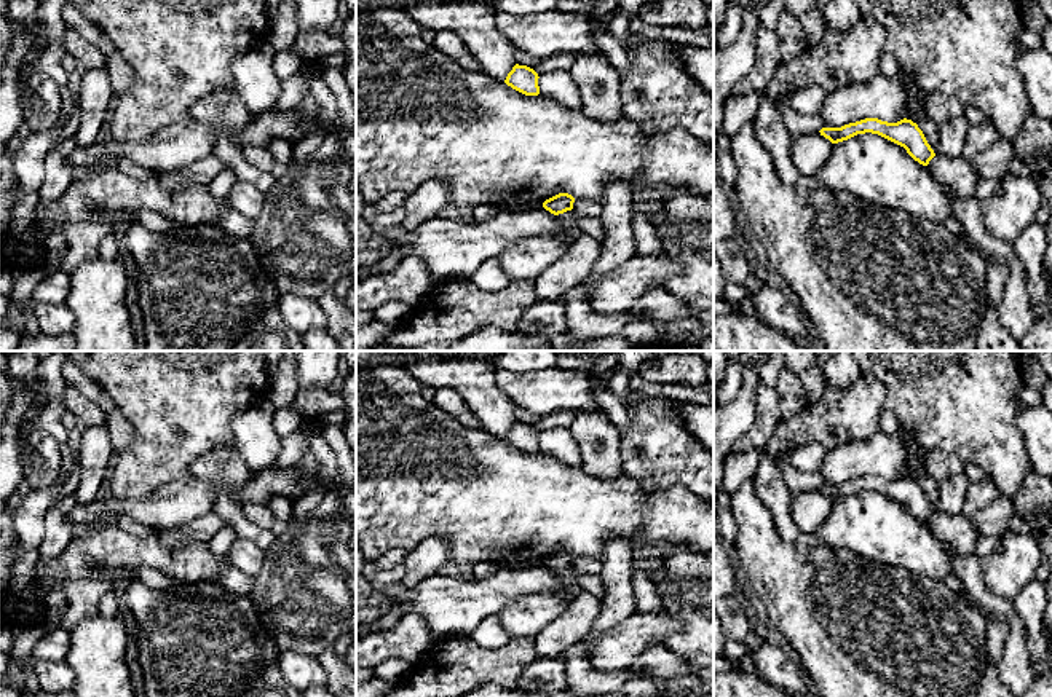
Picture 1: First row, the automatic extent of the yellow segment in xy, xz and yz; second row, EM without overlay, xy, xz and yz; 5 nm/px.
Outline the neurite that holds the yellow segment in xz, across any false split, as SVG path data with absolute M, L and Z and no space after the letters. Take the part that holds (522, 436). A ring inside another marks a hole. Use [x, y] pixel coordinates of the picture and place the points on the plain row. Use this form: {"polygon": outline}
{"polygon": "M516 421L508 431L504 440L525 453L538 453L538 435L540 434L533 426Z"}

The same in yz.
{"polygon": "M865 475L841 485L822 485L819 490L832 501L848 498L857 491L878 491L904 504L907 510L923 523L927 523L929 518L935 514L918 482L907 475L897 480L888 480L878 475Z"}

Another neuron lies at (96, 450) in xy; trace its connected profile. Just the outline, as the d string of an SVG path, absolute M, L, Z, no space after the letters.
M105 424L83 429L80 455L80 478L75 490L77 502L88 506L99 496L102 480L115 455Z

